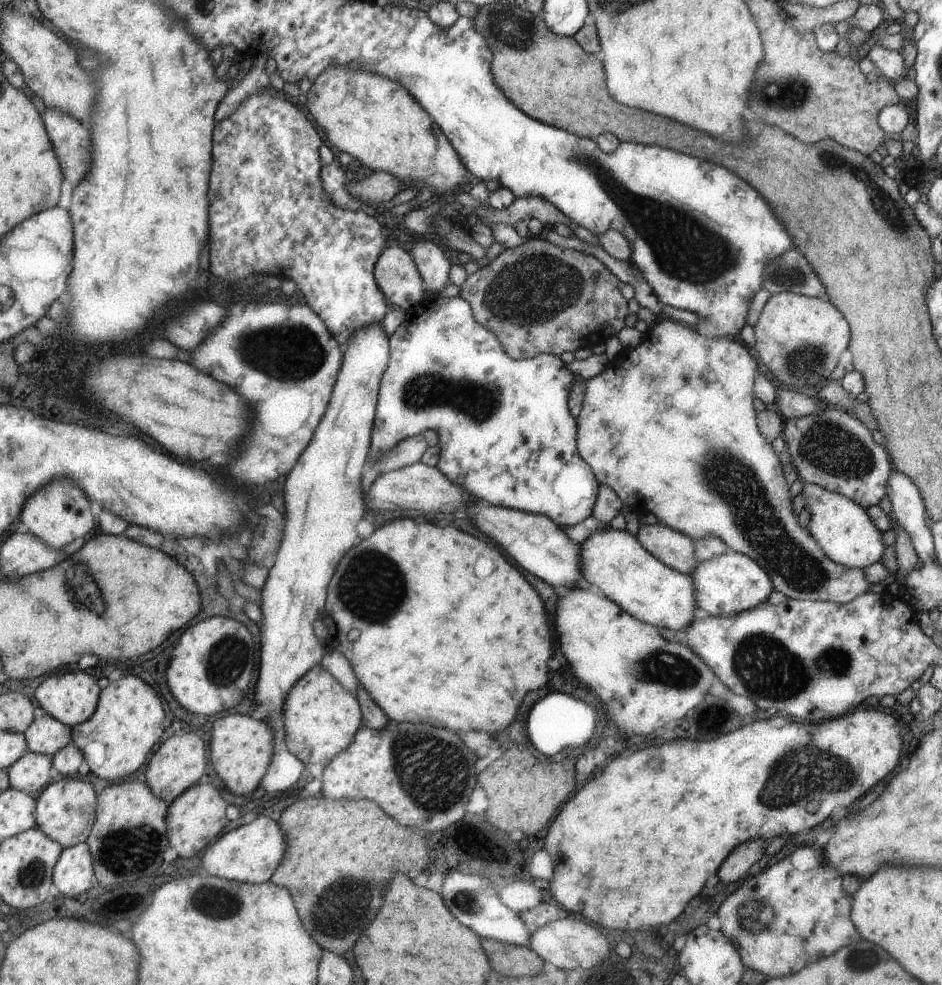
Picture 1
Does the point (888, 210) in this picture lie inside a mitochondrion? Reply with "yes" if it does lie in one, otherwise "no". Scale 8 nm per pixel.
yes

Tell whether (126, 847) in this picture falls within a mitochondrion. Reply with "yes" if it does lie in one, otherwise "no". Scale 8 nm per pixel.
yes

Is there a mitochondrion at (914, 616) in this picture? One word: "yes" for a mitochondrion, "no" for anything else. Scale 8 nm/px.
no

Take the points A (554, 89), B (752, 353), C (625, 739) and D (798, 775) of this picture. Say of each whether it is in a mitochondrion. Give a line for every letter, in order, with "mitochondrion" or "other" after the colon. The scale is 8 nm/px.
A: other
B: other
C: other
D: mitochondrion

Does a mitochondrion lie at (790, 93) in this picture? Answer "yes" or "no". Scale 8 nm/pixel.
yes

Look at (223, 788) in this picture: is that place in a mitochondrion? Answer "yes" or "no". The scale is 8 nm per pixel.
no

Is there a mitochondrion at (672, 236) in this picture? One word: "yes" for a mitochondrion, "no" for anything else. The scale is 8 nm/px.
yes

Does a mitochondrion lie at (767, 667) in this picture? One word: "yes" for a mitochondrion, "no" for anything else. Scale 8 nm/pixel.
yes

